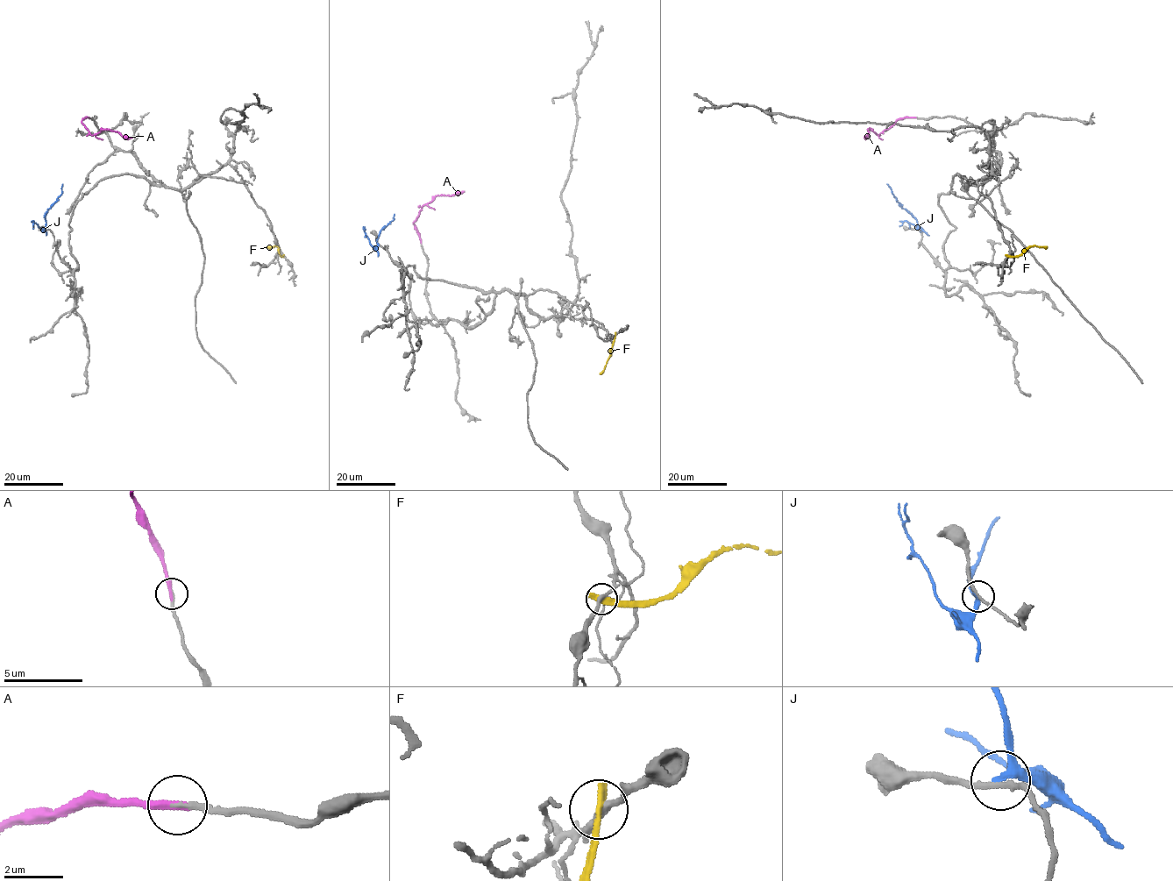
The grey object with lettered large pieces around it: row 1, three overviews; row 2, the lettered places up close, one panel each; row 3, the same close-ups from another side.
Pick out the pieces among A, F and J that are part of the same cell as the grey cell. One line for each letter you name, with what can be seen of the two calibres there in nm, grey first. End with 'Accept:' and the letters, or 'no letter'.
A: calibres 180 and 300 nm
Accept: A

